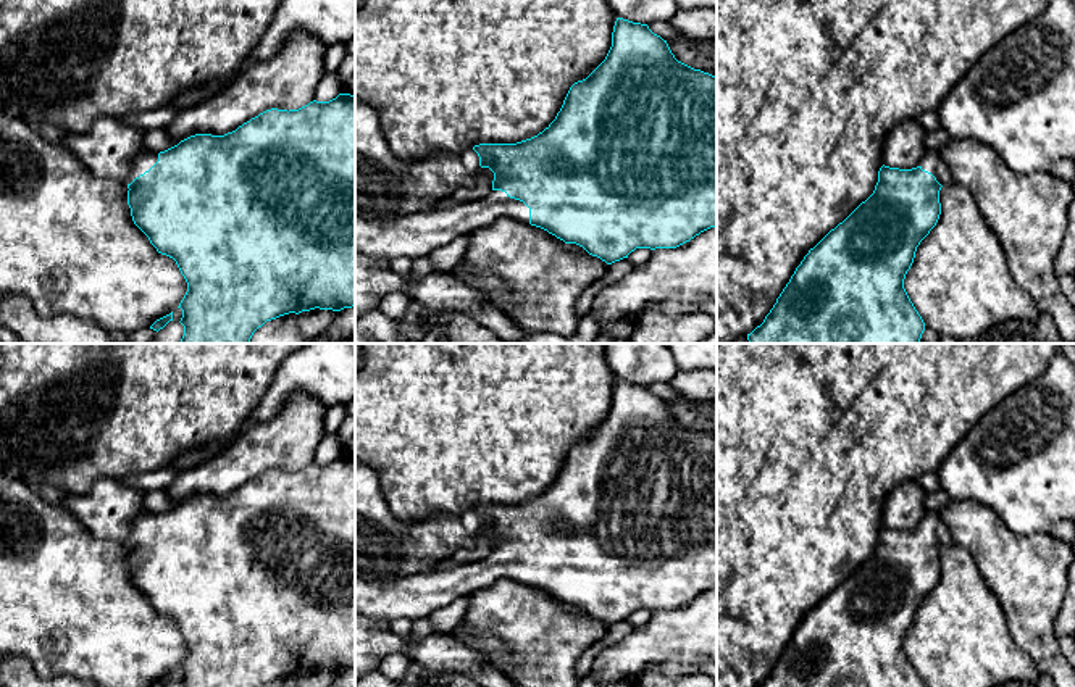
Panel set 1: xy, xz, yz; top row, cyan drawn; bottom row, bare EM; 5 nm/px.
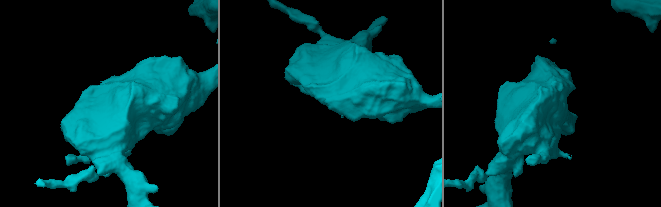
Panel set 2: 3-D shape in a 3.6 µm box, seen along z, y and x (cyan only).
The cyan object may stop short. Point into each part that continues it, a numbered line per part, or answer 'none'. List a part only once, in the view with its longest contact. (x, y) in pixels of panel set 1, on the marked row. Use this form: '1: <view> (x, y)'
1: xz (415, 236)

